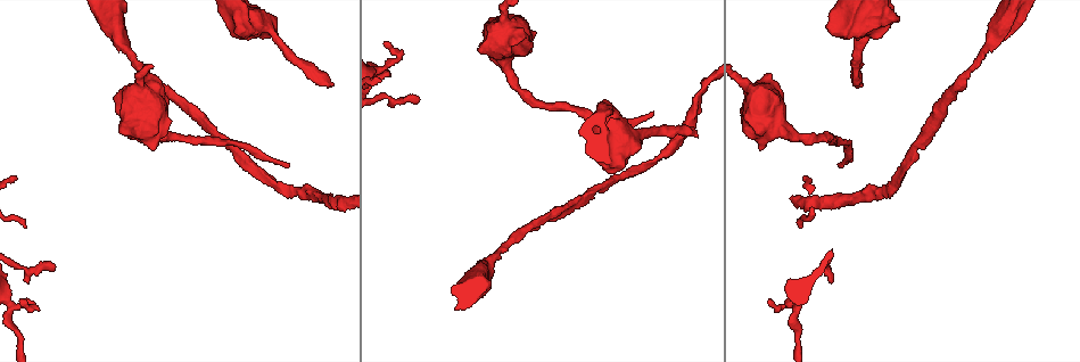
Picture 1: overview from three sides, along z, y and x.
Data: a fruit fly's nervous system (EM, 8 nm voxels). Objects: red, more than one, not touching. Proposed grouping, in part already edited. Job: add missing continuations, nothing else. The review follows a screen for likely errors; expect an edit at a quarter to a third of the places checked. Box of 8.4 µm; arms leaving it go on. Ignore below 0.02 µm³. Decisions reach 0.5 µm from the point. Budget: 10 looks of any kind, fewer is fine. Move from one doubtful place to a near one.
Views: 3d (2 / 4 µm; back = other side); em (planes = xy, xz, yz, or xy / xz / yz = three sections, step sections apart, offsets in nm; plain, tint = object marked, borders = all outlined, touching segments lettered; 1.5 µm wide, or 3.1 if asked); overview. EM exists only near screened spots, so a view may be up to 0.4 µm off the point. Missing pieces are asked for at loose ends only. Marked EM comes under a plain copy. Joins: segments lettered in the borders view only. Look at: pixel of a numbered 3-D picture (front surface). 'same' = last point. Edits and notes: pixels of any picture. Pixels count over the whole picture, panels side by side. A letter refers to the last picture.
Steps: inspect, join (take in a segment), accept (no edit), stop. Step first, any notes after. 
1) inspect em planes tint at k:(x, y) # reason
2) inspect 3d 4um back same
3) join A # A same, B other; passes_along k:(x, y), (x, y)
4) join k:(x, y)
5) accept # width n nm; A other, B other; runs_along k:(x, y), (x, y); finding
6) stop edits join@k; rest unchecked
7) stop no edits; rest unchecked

inspect 3d 4um at 1:(22, 300) # tapers out

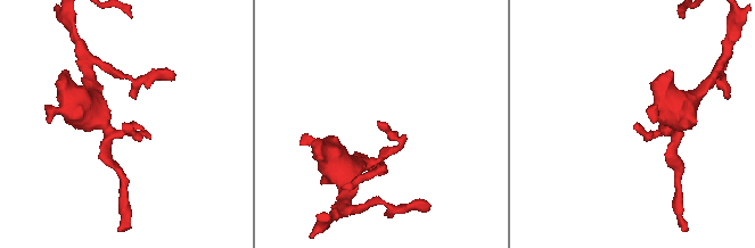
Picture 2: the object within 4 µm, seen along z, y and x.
inspect em planes borders at 2:(125, 127) # need the tissue

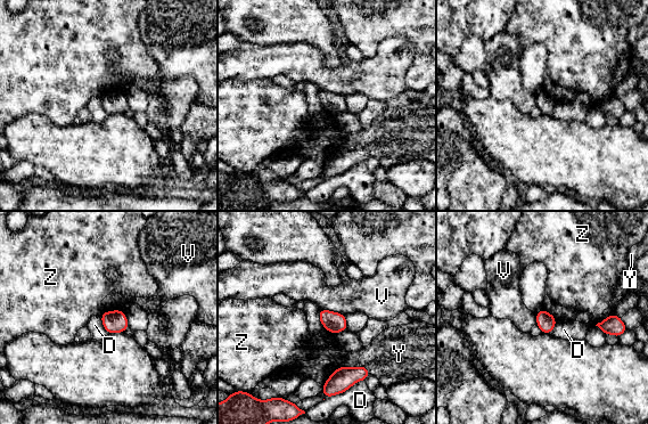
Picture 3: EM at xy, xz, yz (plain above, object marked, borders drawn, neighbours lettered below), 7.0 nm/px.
accept # D other, V other, Y other, Z other; border 3:(363, 380), (324, 399); no lettered segment goes on from it

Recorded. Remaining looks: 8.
inspect 3d 4um at 1:(53, 268) # free end

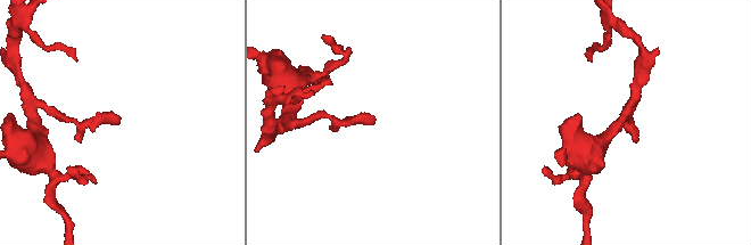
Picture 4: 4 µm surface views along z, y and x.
inspect em planes borders at 4:(373, 120)

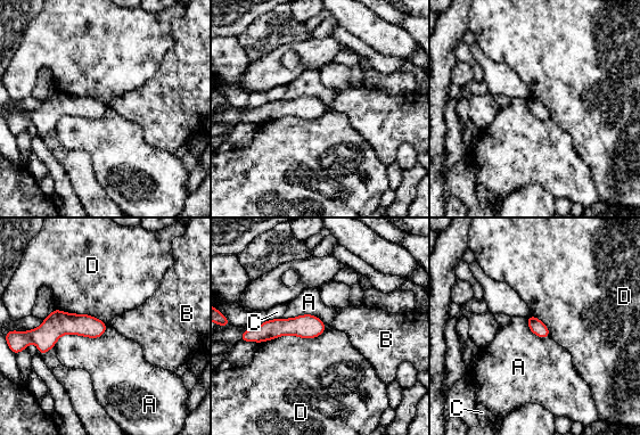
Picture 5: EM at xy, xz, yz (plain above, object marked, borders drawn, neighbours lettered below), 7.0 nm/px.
accept # A other, B other, C other, D other; runs_along 5:(103, 326), (33, 333); no lettered segment goes on from it

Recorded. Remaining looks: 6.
inspect 3d 4um at 1:(650, 112) # an open end

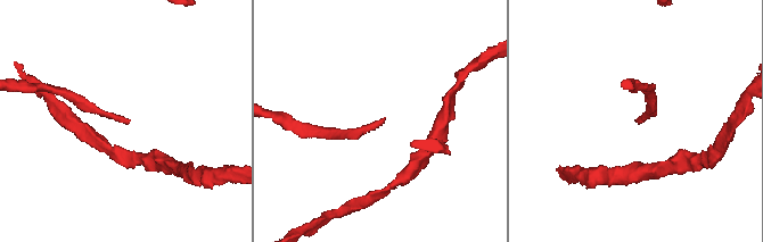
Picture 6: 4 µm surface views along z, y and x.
inspect em xz step 4 borders at 6:(129, 120) # shape alone is not enough

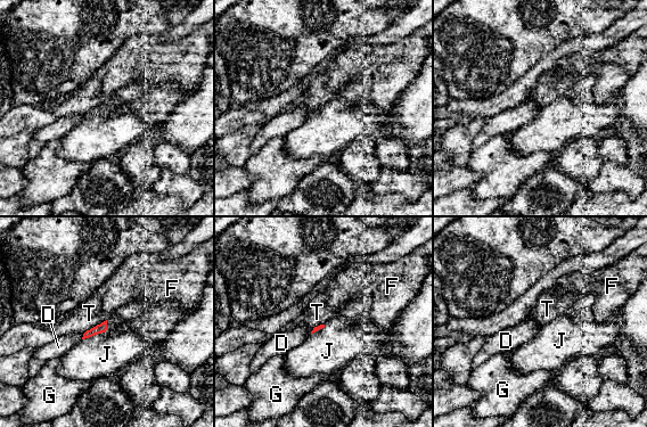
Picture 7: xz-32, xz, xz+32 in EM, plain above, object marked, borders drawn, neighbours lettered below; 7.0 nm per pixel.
join J # D other, F other, G other, J same, T other; it goes on there

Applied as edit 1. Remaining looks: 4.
inspect 3d 4um at 1:(696, 135) # free end

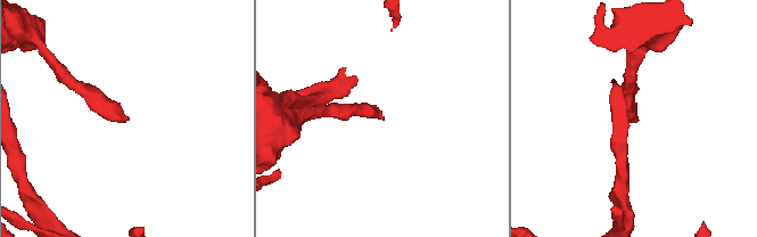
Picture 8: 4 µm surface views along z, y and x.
inspect em xy step 8 borders at 8:(634, 119) # shape alone is not enough

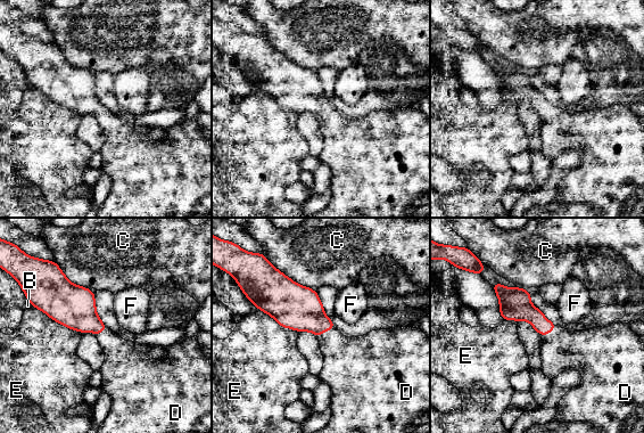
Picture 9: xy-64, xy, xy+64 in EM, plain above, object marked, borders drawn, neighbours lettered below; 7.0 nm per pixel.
join D # width 130 nm; B other, C other, D same, E other, F other; passes_along 9:(522, 309), (550, 332), (561, 350); the cell continues

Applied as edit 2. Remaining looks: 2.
stop edits join@7, join@9; rest unchecked

